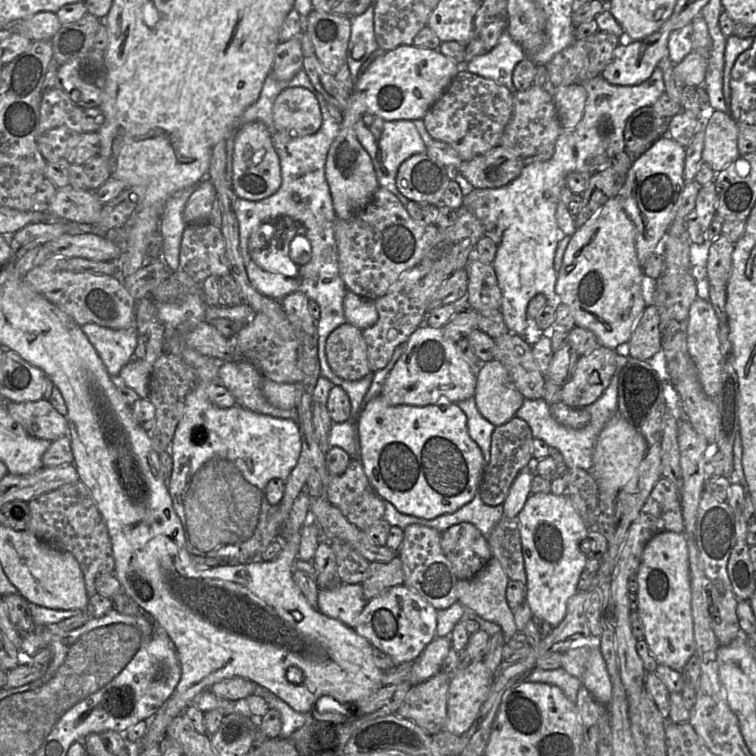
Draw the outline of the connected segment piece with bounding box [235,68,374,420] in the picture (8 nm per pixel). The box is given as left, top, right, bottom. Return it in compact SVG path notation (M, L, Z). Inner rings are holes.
M303 68L290 80L279 80L271 73L266 77L258 99L238 117L236 130L252 121L261 121L268 127L279 156L282 182L277 192L262 200L250 201L238 197L235 213L239 228L239 252L251 285L264 296L280 302L286 295L297 291L317 302L320 308L320 318L316 322L320 375L345 390L351 403L350 420L357 420L374 372L356 381L341 379L330 368L325 352L331 332L346 322L343 300L348 291L339 273L334 237L337 218L325 177L327 154L340 124L330 115L326 104ZM296 86L307 88L315 95L322 114L320 128L313 134L301 137L278 131L273 124L276 97L283 89Z

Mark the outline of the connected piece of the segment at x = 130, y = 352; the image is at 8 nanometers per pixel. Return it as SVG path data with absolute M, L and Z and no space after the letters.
M89 323L81 326L81 329L95 348L109 375L116 380L121 369L134 358L138 344L136 325L114 330Z

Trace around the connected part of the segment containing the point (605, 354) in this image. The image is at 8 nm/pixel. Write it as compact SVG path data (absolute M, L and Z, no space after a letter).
M598 345L590 353L580 356L571 379L562 386L561 401L572 408L585 408L594 403L610 384L617 355L616 350Z

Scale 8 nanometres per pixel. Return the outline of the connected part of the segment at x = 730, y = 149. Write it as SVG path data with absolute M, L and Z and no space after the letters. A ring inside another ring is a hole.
M729 112L705 114L705 138L702 161L716 173L739 157L737 122Z

